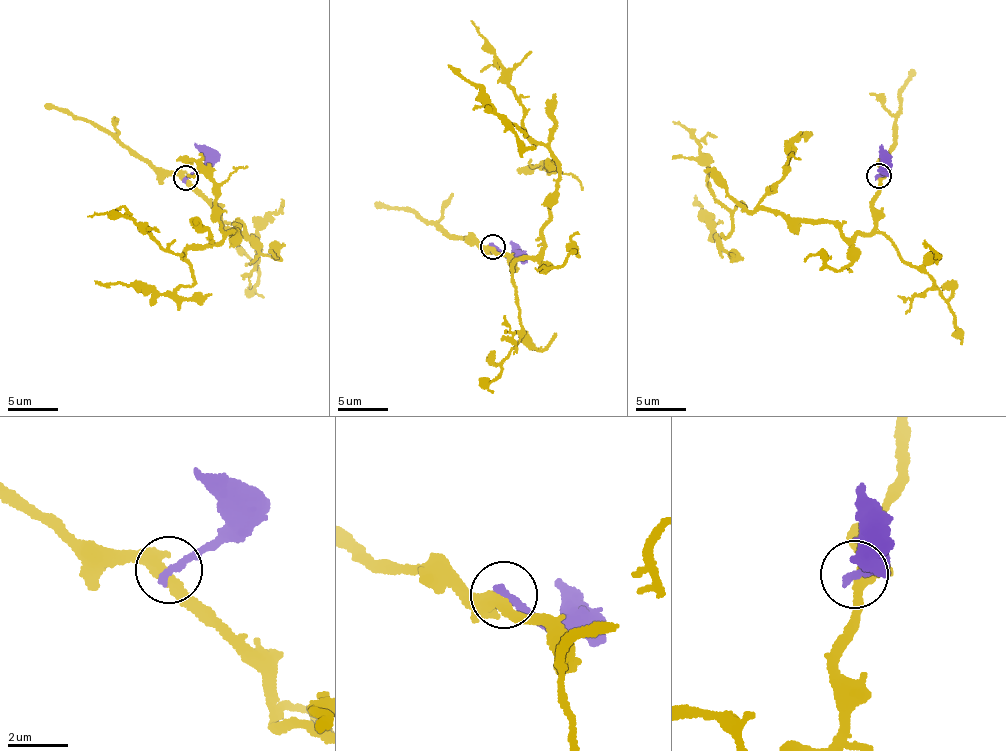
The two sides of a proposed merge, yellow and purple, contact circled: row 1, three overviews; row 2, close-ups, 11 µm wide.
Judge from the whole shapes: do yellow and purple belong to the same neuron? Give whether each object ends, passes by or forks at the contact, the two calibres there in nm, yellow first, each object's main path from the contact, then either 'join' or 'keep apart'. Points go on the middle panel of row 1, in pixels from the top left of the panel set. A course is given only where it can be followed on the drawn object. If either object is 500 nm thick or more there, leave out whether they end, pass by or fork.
yellow passes by; purple ends there; 420 nm thick on the yellow side, 300 nm on the other; yellow runs (492, 246), (509, 266), (544, 244), (541, 231), (559, 167), (523, 130), (522, 136), (487, 108), (448, 65); purple runs (492, 246), (510, 258), (515, 251), (510, 241); keep apart

